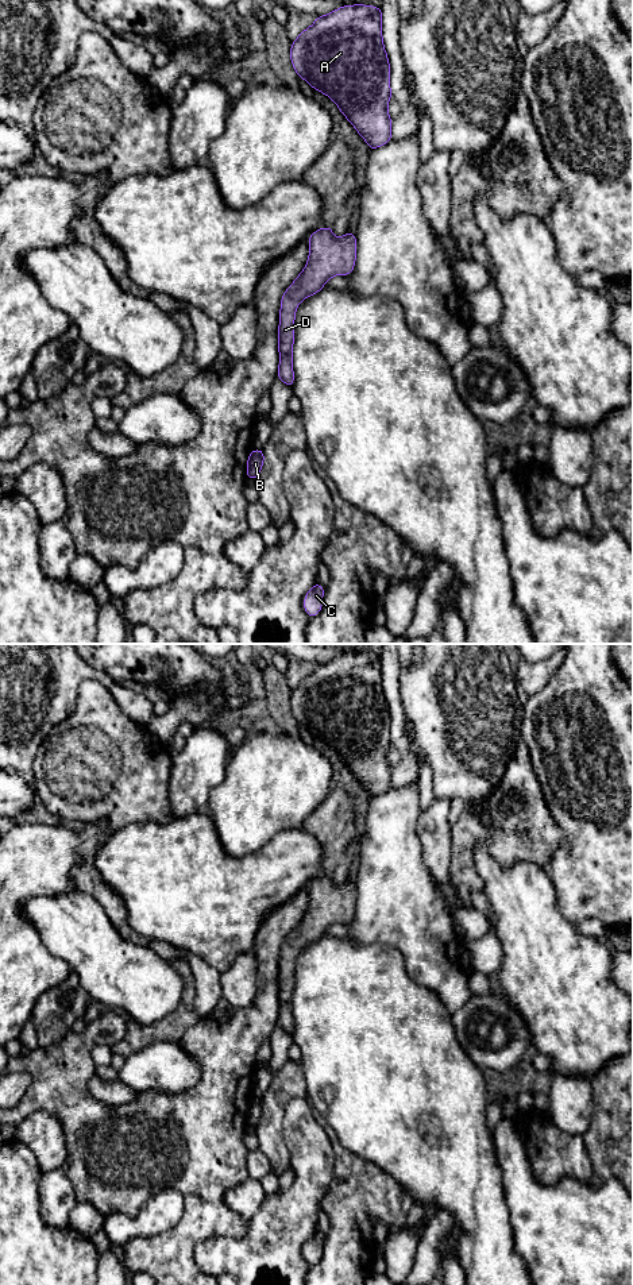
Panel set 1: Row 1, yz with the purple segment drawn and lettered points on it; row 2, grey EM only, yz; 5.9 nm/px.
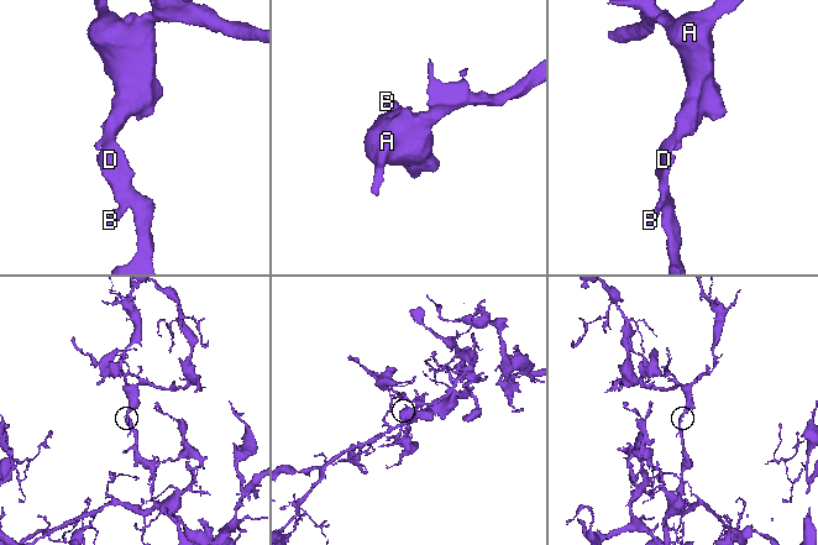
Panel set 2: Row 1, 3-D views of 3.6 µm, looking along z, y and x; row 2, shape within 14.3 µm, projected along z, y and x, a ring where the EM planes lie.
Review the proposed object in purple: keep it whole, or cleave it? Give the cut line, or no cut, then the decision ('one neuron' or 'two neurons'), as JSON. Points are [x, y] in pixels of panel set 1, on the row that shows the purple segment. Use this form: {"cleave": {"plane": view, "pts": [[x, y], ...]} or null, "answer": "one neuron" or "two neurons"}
{"cleave": null, "answer": "one neuron"}

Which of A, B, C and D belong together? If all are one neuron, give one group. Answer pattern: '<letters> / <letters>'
A B C D

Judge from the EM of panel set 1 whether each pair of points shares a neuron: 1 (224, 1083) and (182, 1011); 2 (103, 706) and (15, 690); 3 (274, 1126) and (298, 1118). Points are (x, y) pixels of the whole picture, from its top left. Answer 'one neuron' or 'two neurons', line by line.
1: two neurons
2: two neurons
3: two neurons

